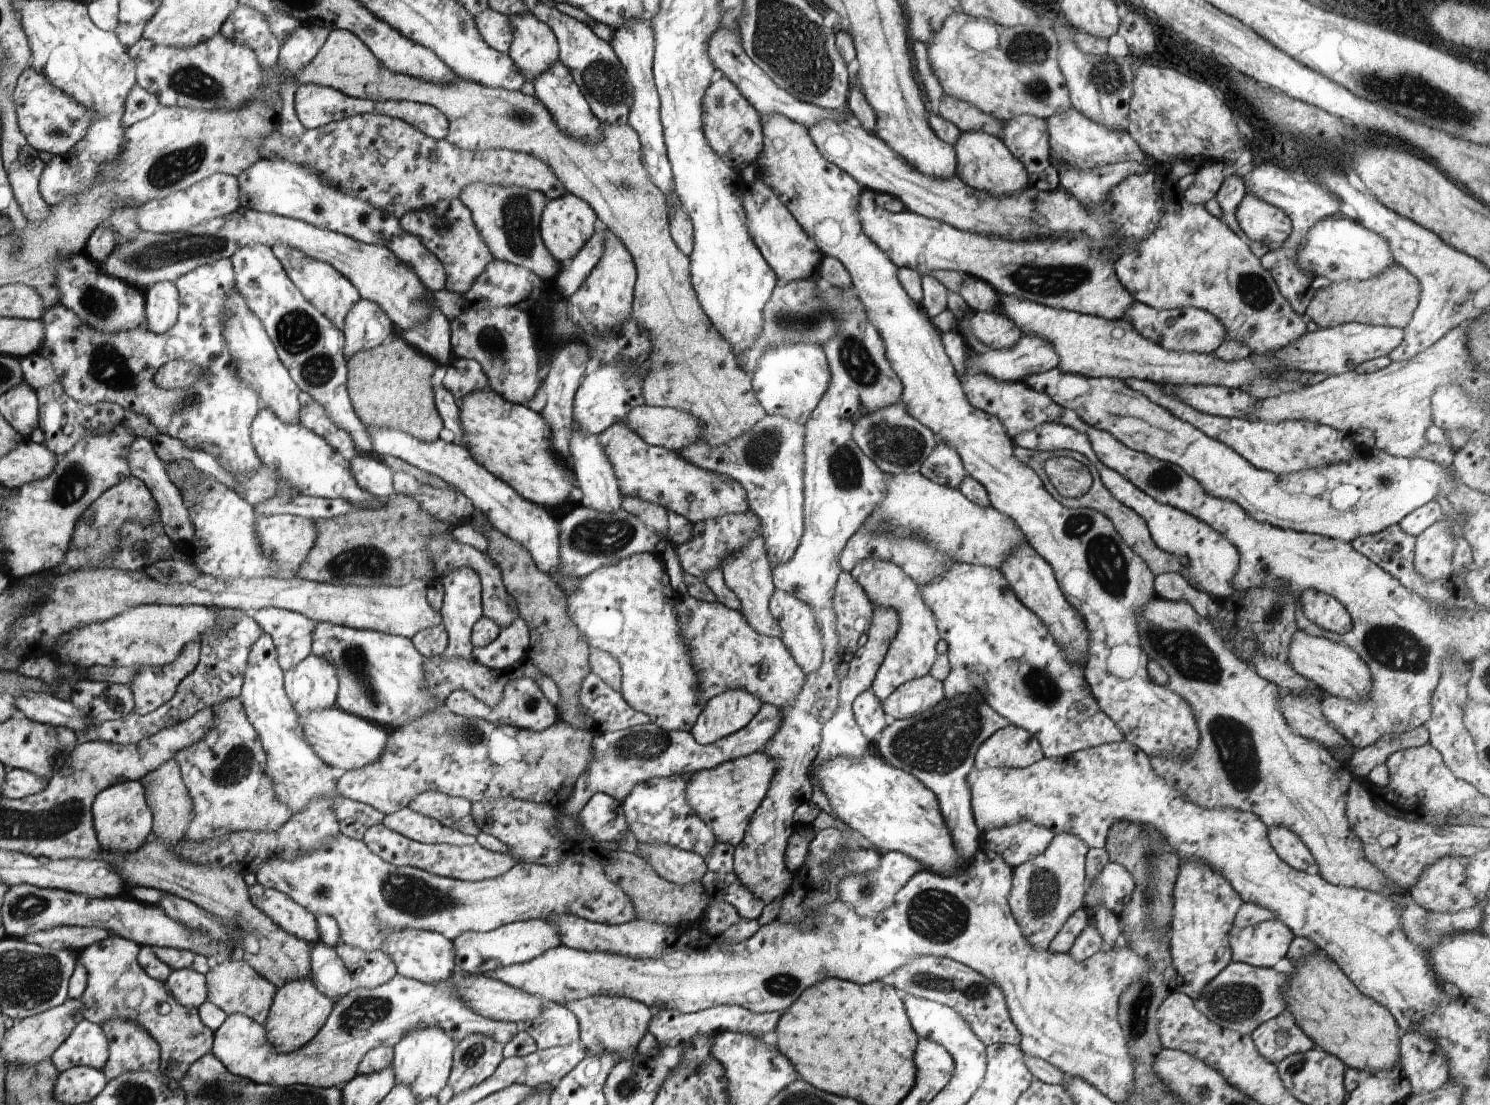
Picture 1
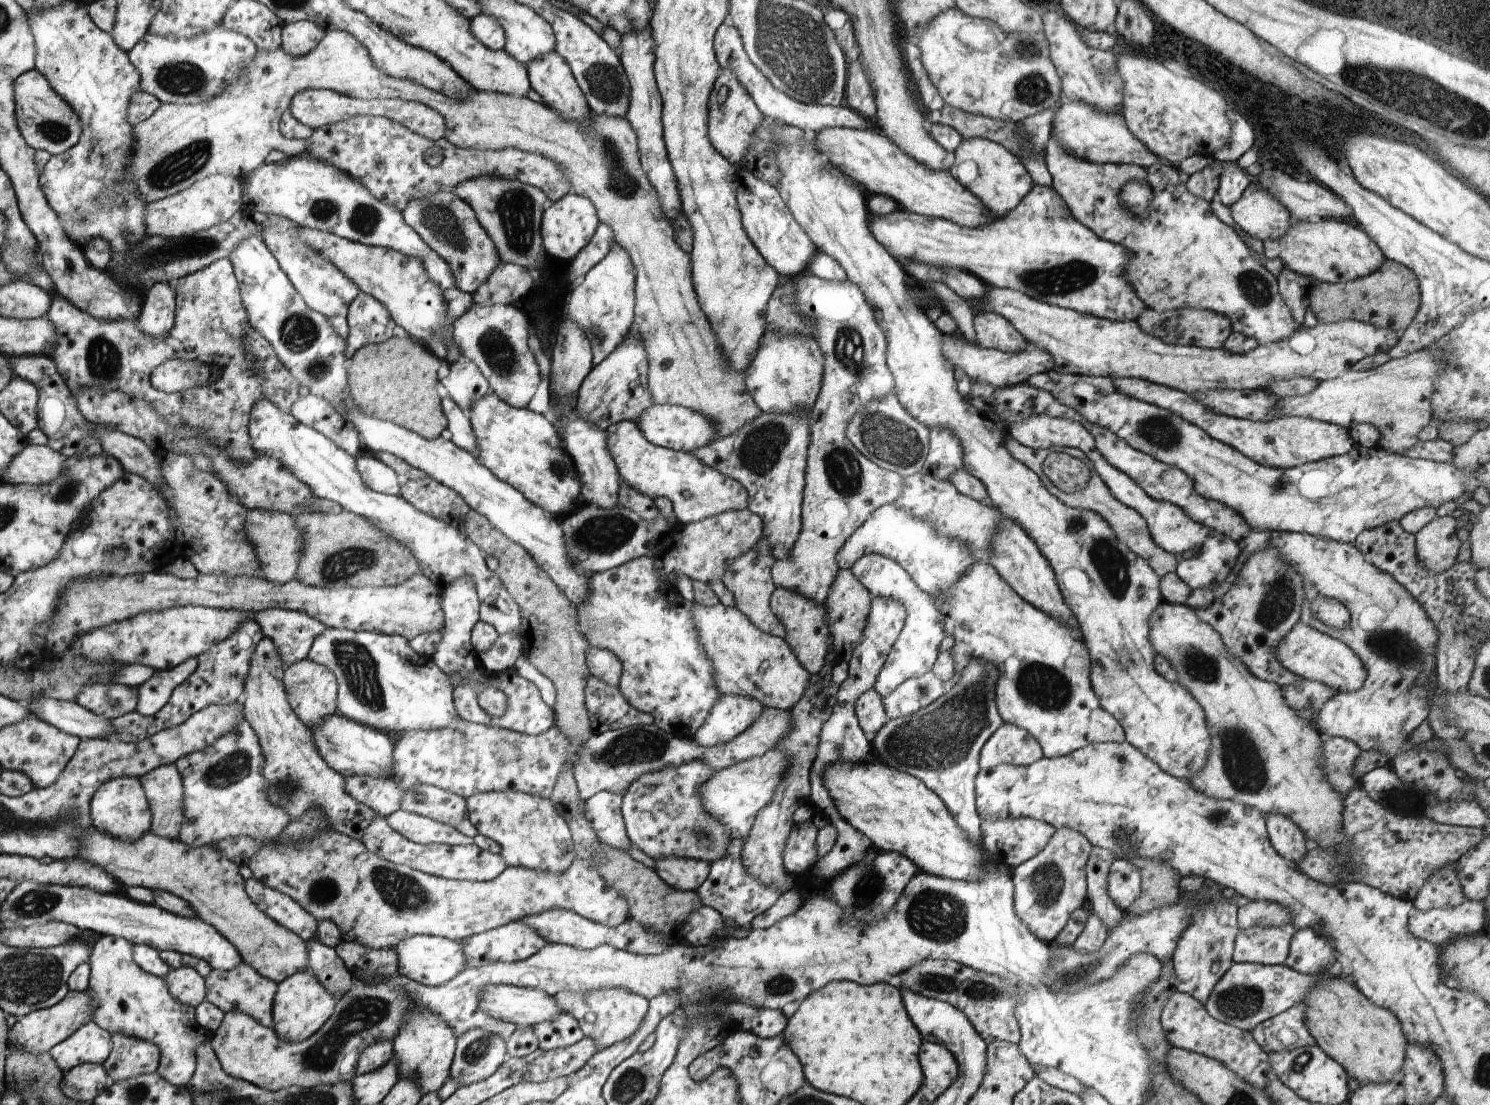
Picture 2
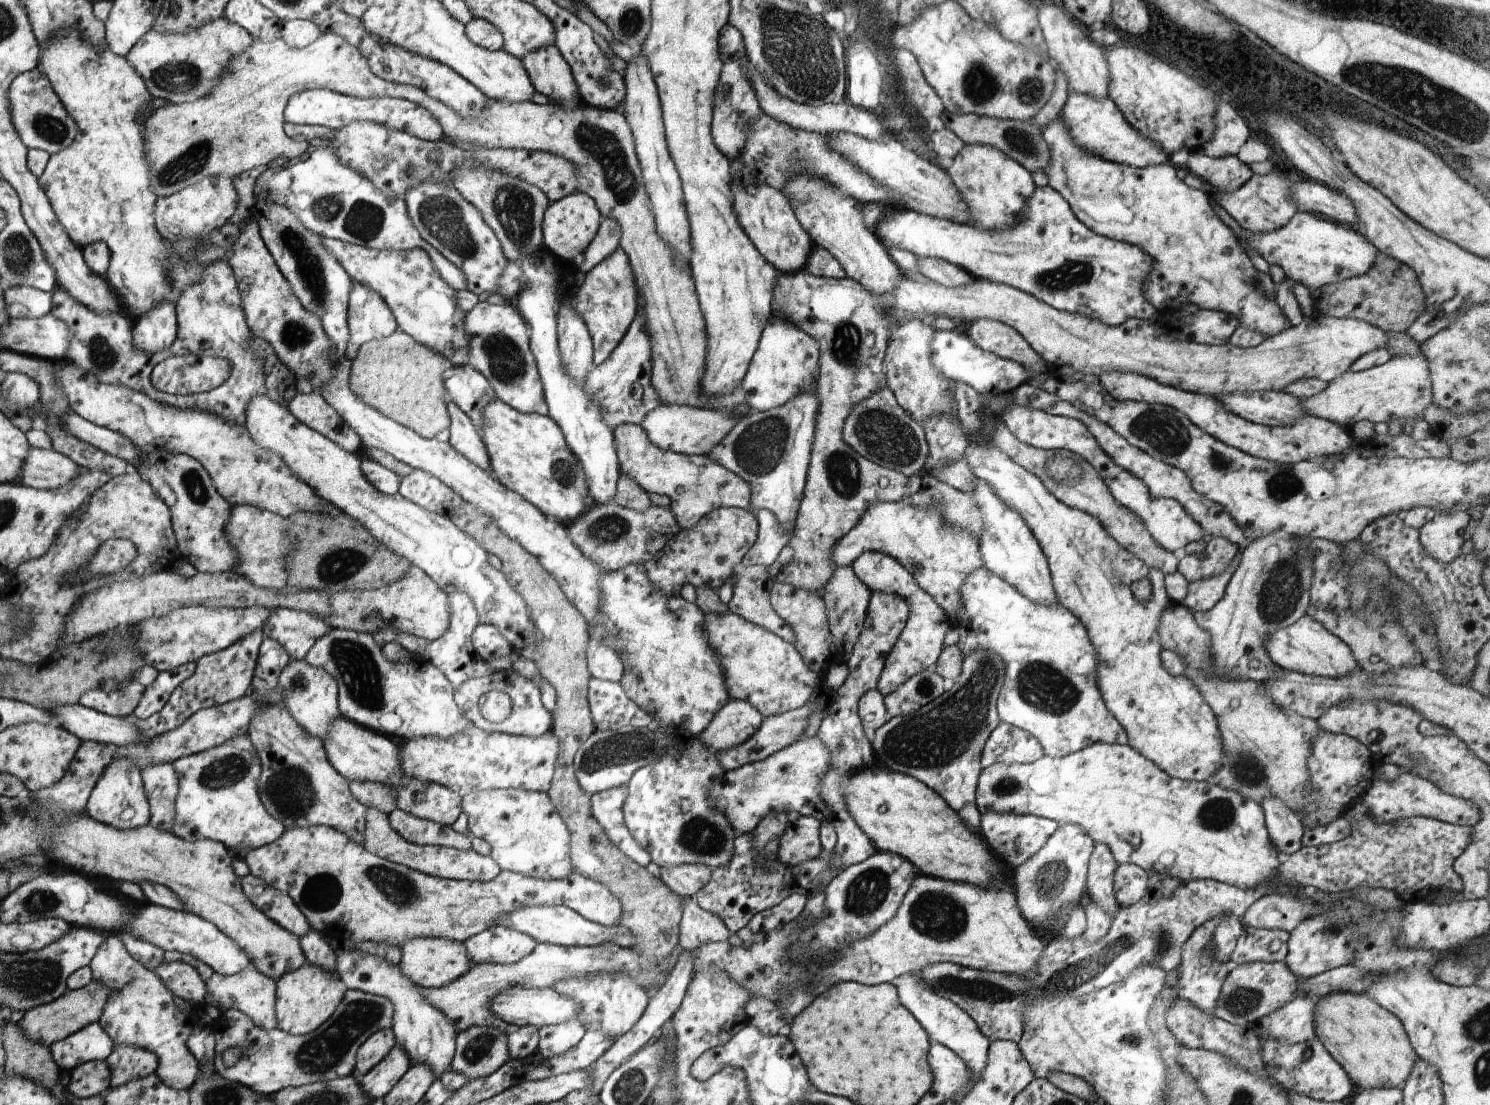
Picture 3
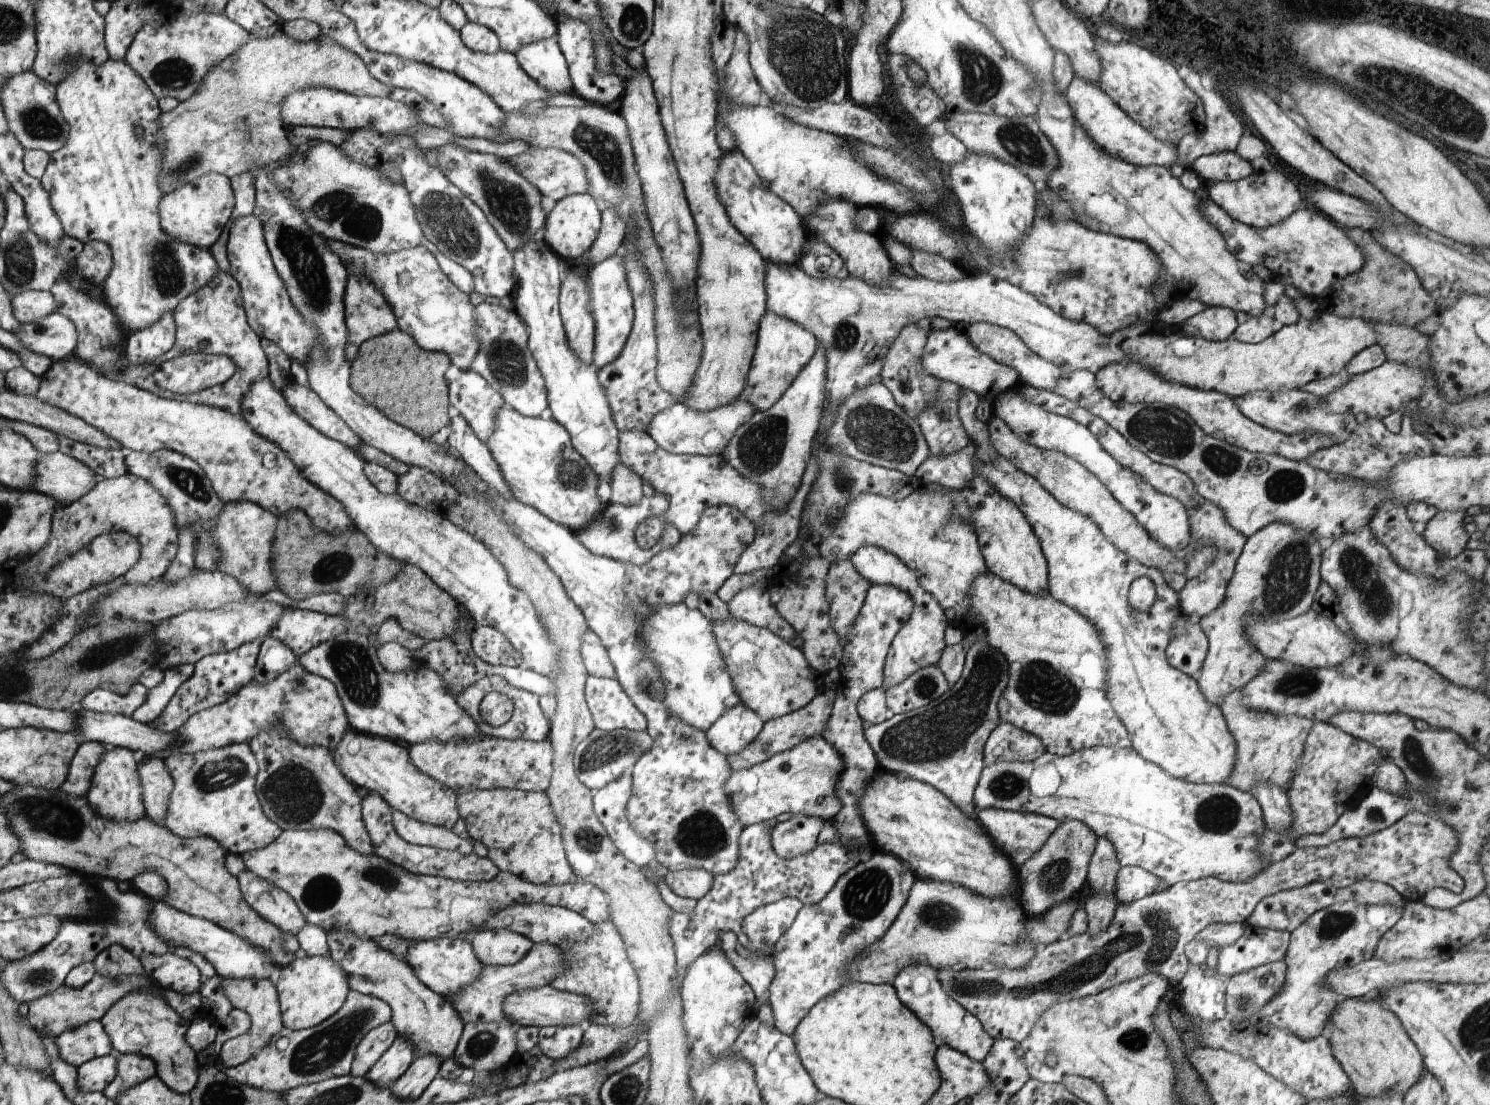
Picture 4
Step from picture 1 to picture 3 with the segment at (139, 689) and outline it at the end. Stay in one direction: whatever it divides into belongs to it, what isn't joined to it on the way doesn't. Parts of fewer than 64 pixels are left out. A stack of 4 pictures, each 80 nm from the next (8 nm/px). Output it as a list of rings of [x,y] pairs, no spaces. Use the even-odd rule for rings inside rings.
[[[188,662],[170,671],[158,671],[155,680],[149,686],[144,687],[140,702],[132,712],[134,717],[146,719],[163,709],[173,689],[192,676],[195,666],[195,662]]]

